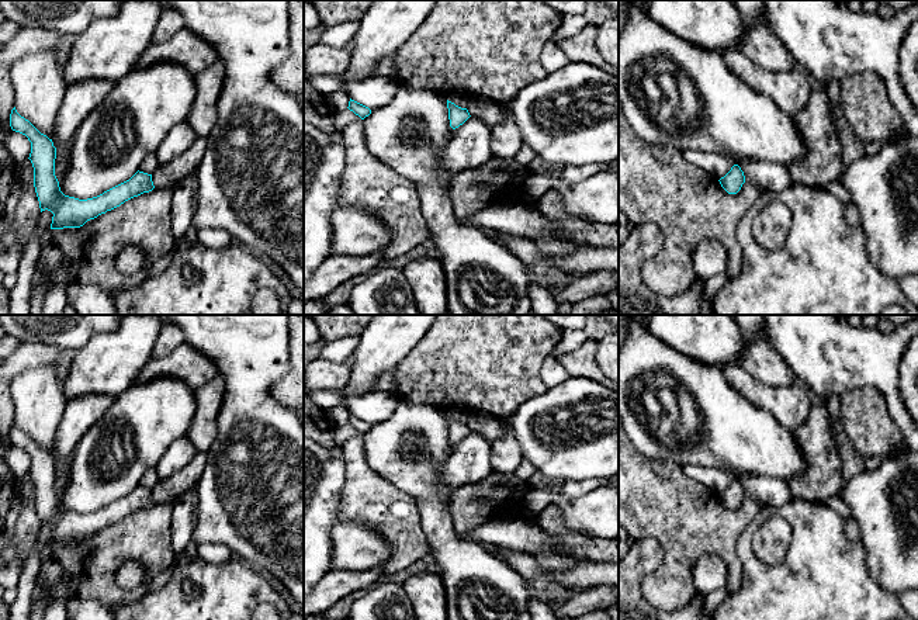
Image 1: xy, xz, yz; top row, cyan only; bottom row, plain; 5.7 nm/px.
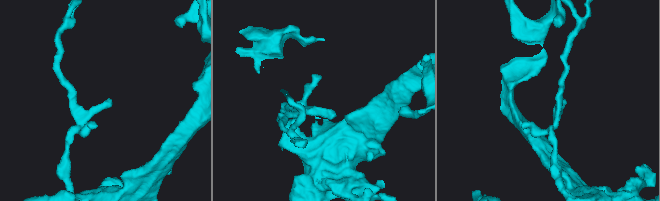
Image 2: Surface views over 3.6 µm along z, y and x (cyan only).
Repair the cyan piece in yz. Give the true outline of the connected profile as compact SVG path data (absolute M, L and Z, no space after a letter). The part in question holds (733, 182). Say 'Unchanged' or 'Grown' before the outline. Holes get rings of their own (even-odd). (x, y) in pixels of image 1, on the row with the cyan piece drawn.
Unchanged. M734 164L731 170L718 181L728 194L737 194L745 183L745 176L741 167Z

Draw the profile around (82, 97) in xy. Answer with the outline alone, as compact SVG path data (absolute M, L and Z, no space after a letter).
M103 79L82 80L67 86L52 135L56 149L72 141L82 122L105 100L112 87L114 82Z

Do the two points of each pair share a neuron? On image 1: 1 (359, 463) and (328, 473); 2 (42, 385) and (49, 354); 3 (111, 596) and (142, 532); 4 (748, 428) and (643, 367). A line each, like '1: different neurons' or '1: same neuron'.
1: different neurons
2: different neurons
3: same neuron
4: same neuron

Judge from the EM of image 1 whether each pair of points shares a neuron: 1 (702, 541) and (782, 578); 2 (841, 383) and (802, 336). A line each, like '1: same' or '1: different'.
1: different
2: same

